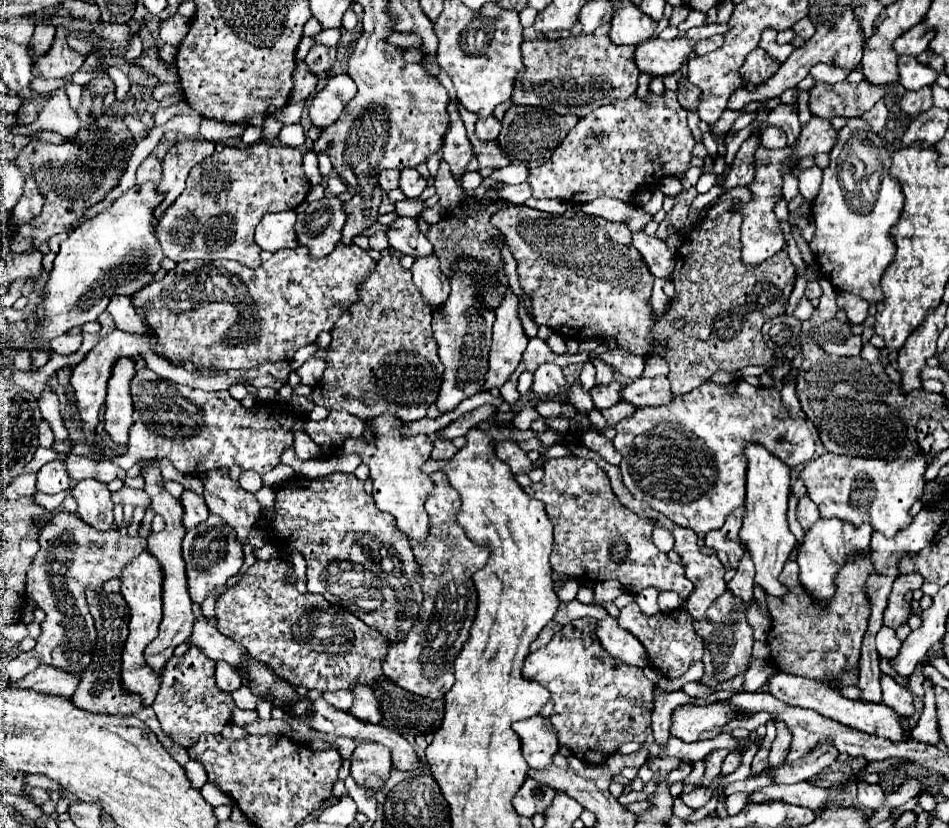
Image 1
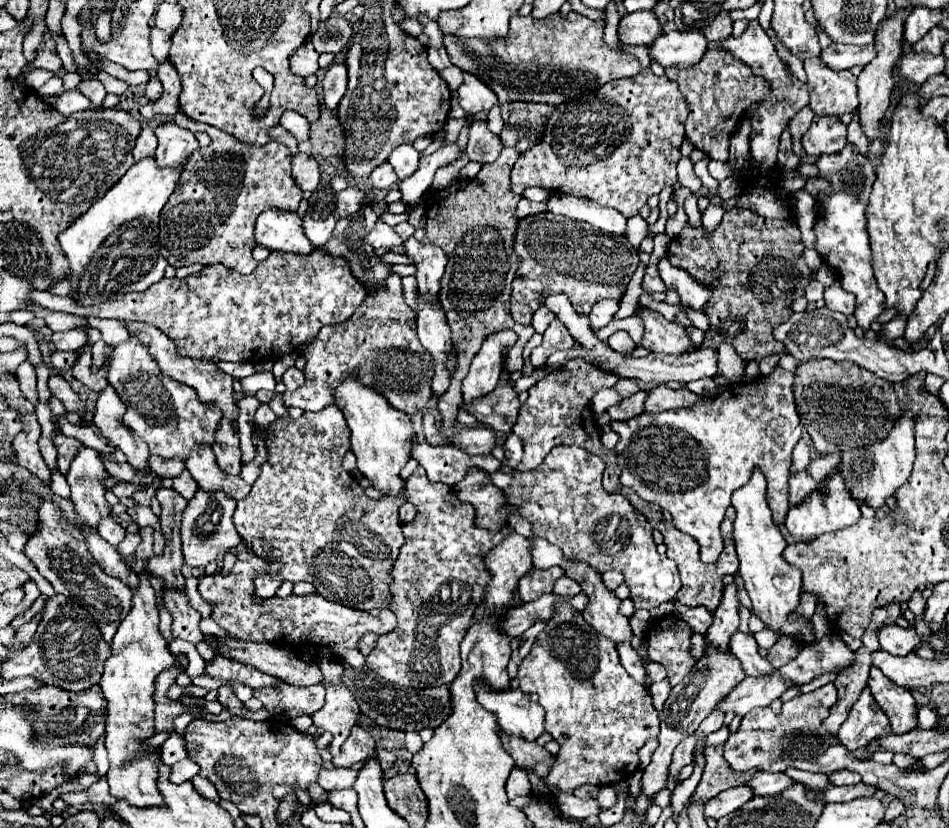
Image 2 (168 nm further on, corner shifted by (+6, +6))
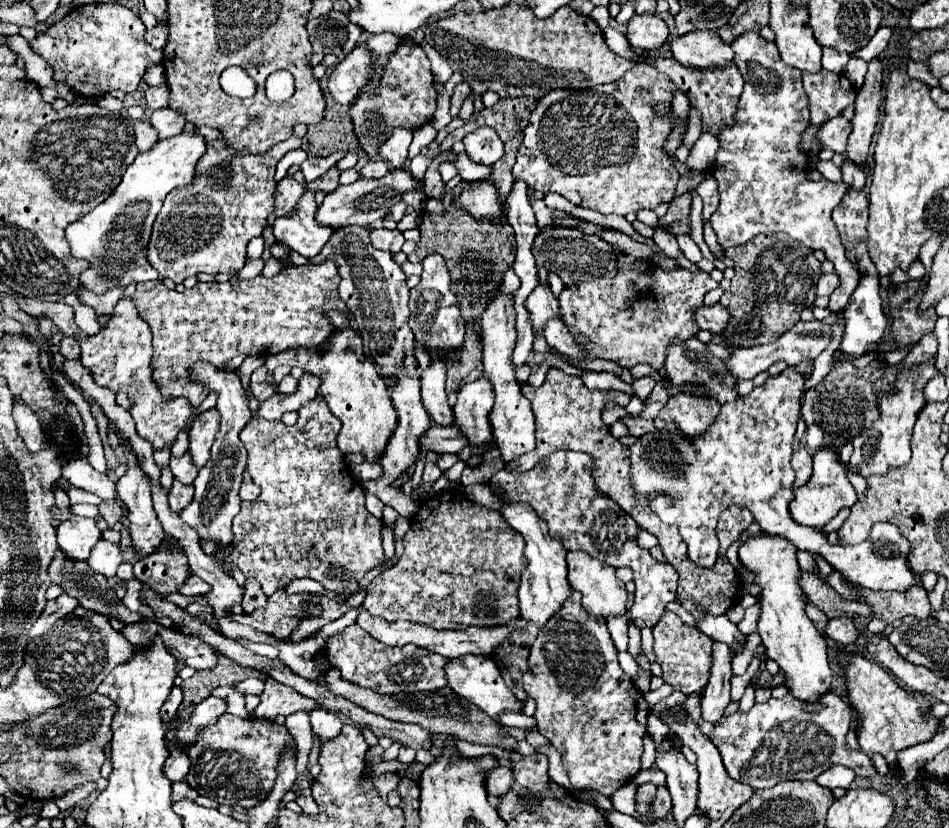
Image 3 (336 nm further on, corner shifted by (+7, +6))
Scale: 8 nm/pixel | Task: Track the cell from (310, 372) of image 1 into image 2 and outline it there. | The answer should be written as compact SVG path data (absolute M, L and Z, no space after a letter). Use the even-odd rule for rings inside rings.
M291 366L291 368L287 368L287 372L283 374L281 380L289 390L297 390L297 388L301 388L301 384L305 384L305 374L303 374L303 370Z

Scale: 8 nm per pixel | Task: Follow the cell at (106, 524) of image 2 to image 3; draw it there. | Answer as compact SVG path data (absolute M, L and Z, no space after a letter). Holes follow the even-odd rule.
M104 538L98 540L98 544L94 546L88 566L92 572L96 574L104 574L104 576L114 576L116 568L122 564L122 550L118 544L108 542Z

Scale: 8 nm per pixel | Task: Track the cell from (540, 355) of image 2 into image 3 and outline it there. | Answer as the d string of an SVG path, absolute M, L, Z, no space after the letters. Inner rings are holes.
M538 278L538 288L532 290L532 294L526 300L526 308L532 316L532 326L534 332L542 332L544 324L550 318L560 318L560 310L558 310L558 298L552 294L548 282L544 282L542 278Z

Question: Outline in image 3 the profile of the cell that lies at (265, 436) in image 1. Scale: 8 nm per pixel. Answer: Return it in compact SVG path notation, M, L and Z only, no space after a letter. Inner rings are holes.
M122 298L114 306L112 320L96 336L88 336L84 330L80 330L76 326L74 310L64 302L58 302L58 304L46 302L46 308L42 310L42 314L48 314L48 318L54 322L54 326L58 326L58 330L64 336L72 336L74 340L78 340L78 344L82 348L82 358L80 360L86 368L92 370L92 376L94 376L98 386L110 388L114 392L122 390L122 392L128 394L128 398L132 400L130 414L136 422L136 430L142 438L152 442L154 450L162 450L162 448L172 446L178 432L192 424L194 408L188 404L188 400L178 398L178 400L164 402L156 384L150 378L150 374L152 374L152 368L150 368L152 334L150 334L148 324L136 312L136 306L134 306L132 298Z

